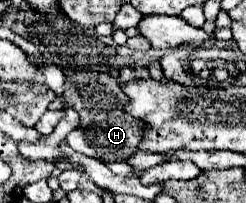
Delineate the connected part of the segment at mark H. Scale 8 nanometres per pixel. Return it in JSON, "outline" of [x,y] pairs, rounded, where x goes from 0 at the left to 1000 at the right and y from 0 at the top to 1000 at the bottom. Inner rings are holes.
{"outline":[[[232,325],[232,335],[264,374],[248,493],[272,522],[305,522],[321,601],[337,601],[321,640],[272,660],[264,680],[272,709],[297,739],[402,778],[419,798],[508,798],[516,778],[557,759],[565,700],[581,700],[589,611],[565,601],[565,581],[549,591],[549,571],[508,552],[516,473],[500,463],[484,384],[451,374],[435,345],[313,345],[280,325]]]}

